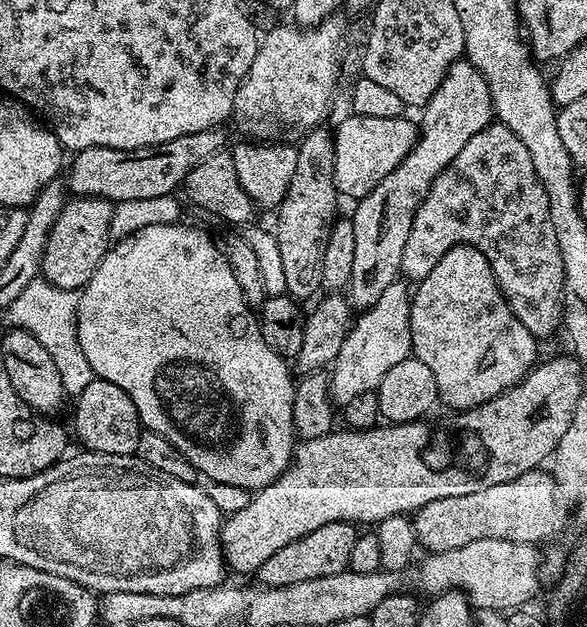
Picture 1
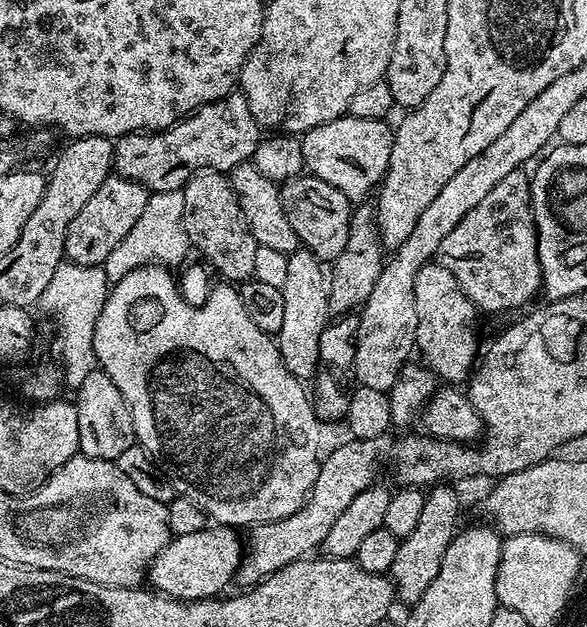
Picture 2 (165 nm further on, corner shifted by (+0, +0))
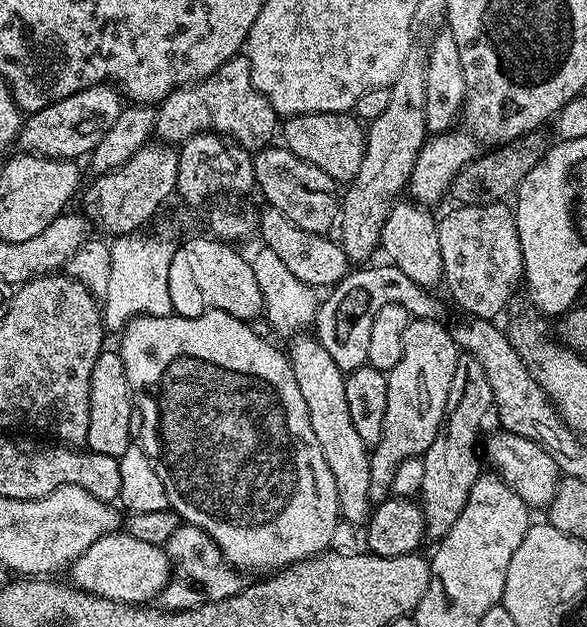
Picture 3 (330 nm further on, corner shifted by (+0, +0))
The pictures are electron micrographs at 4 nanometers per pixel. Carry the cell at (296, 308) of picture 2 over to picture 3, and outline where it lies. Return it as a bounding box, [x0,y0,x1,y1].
[286,334,374,525]

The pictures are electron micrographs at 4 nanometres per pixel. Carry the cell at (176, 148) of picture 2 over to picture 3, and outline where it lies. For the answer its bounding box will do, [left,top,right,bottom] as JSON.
[155,55,278,150]

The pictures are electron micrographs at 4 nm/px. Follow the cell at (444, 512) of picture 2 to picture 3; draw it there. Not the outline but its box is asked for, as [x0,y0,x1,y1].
[418,354,494,542]

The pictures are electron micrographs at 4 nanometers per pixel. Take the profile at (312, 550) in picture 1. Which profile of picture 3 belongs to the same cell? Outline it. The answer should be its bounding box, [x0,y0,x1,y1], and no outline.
[370,319,458,502]

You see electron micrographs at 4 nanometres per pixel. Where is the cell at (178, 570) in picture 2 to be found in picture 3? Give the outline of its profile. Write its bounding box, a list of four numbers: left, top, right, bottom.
[70,530,172,605]

